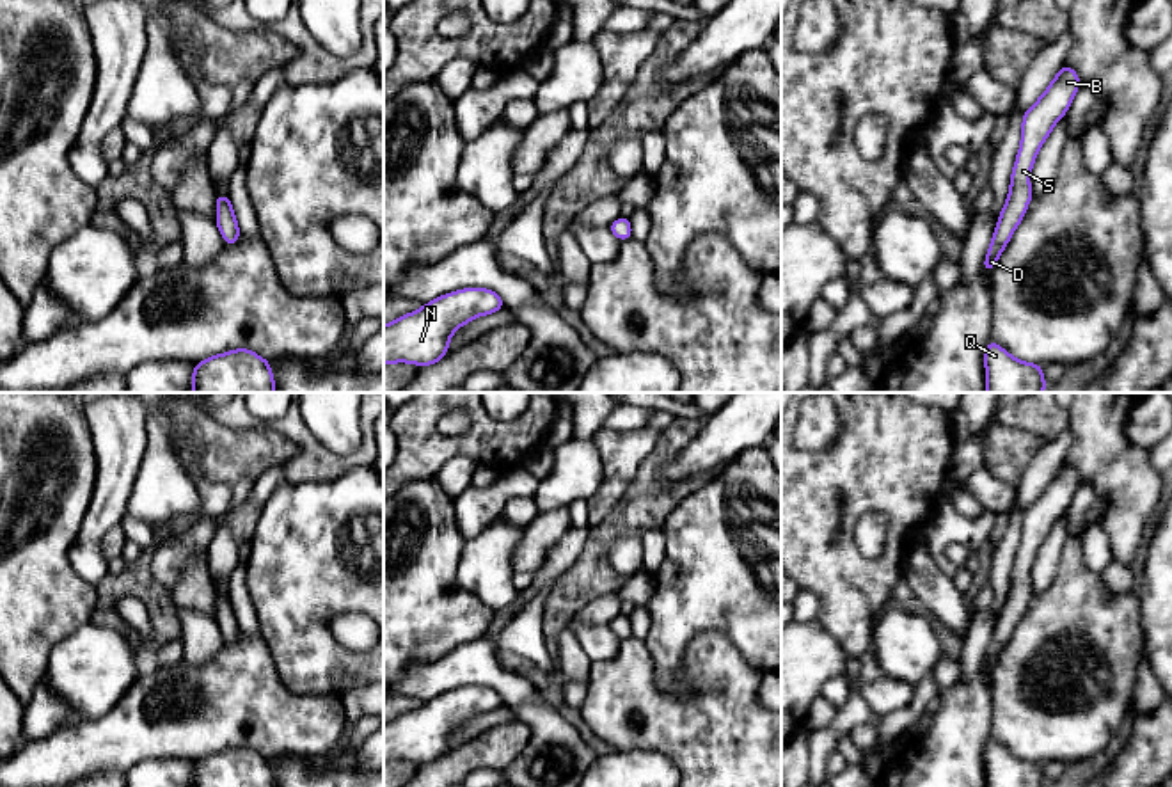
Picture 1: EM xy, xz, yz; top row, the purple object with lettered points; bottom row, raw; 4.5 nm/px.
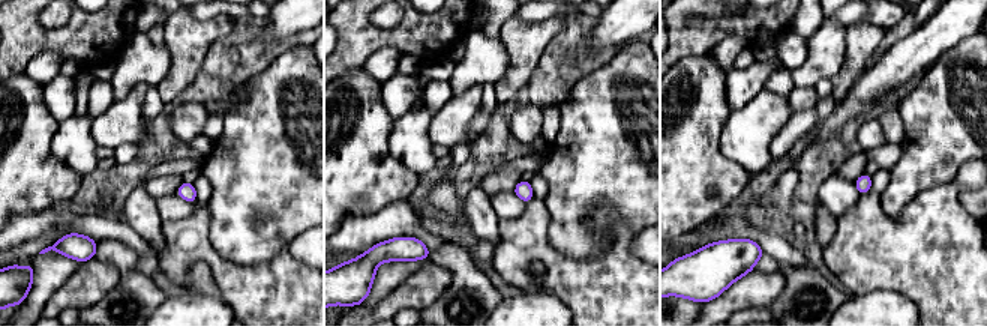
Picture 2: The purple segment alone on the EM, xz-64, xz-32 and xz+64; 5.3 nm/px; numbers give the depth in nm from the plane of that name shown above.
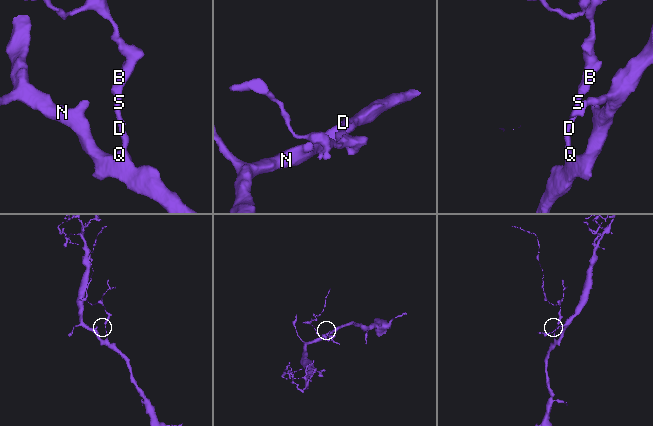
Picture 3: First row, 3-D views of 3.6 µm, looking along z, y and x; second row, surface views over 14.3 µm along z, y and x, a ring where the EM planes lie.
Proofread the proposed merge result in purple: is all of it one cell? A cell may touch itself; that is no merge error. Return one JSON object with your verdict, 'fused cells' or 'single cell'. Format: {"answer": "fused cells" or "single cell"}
{"answer": "single cell"}

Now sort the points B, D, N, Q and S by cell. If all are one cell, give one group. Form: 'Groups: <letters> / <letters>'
Groups: B D N Q S

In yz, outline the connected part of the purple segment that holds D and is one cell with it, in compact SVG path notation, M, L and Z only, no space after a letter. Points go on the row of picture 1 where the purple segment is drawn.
M1062 66L1044 94L1023 114L1021 146L1010 176L1010 190L998 217L982 268L991 272L1032 201L1030 171L1035 156L1080 89L1078 73Z

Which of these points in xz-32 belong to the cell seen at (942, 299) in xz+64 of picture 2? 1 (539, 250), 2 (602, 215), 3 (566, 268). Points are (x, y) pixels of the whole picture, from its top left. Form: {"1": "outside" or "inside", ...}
{"1": "inside", "2": "inside", "3": "inside"}

